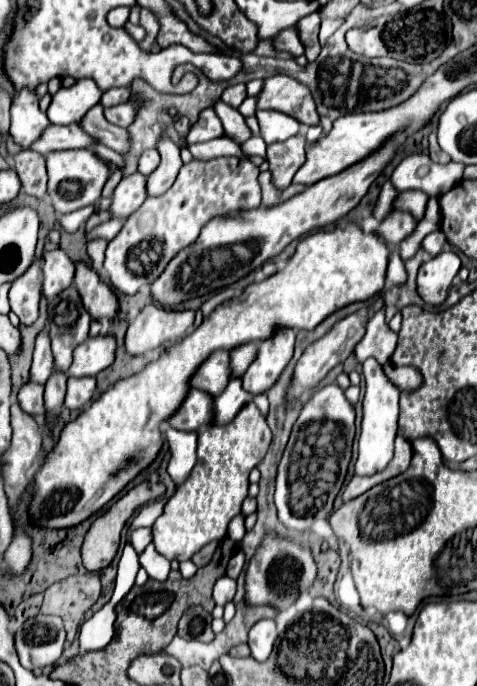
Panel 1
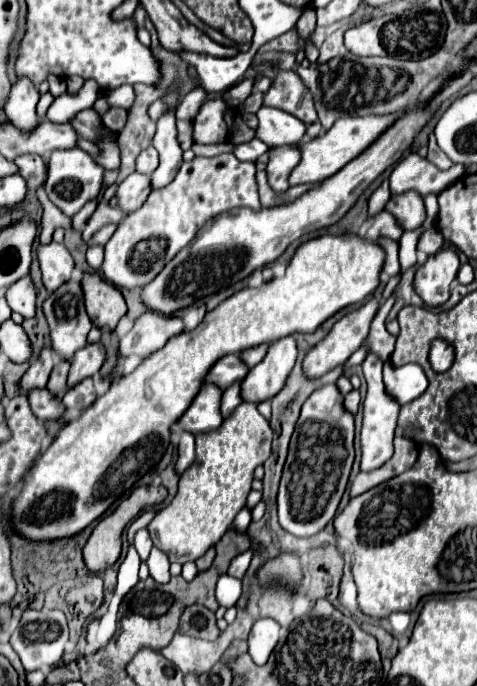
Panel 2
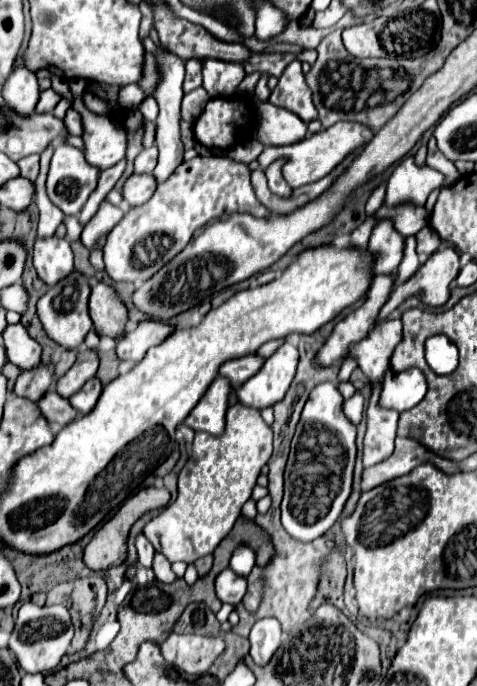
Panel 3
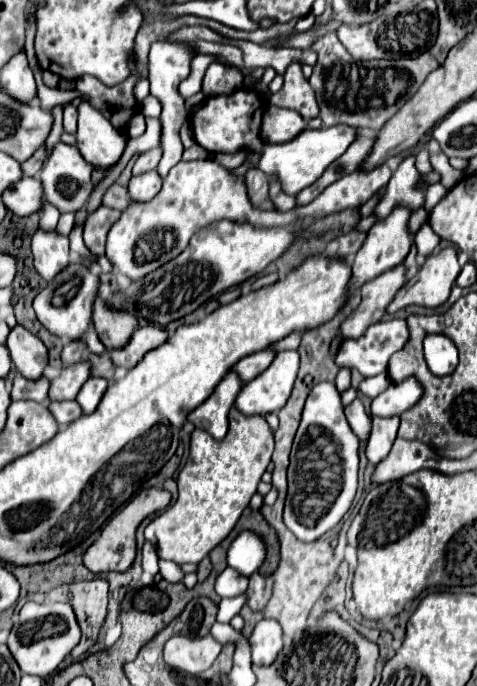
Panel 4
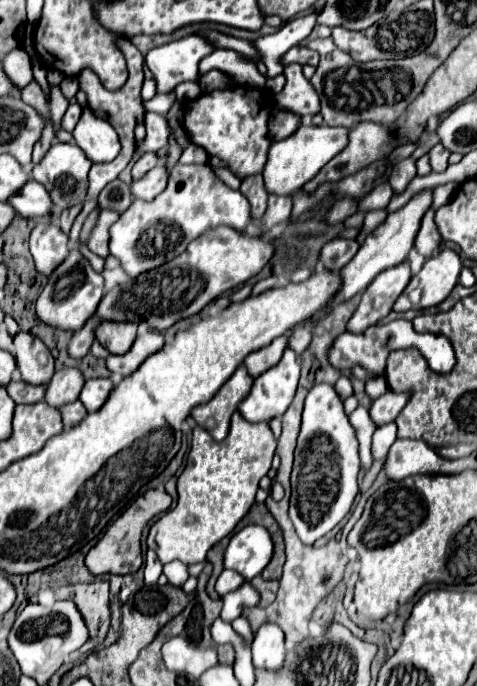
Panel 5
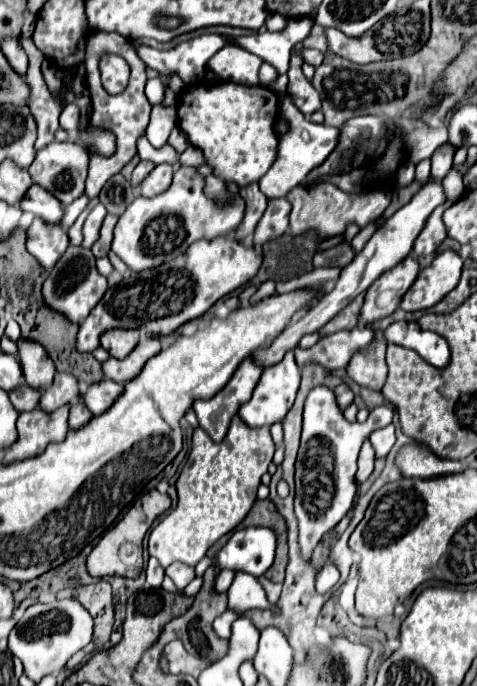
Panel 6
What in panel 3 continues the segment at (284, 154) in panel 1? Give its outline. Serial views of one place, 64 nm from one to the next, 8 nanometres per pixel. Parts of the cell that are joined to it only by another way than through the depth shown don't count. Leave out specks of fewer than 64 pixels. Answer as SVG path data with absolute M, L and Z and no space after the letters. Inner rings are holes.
M276 160L272 162L268 168L266 168L266 178L268 178L268 186L274 194L278 196L284 196L284 198L290 198L292 194L292 188L288 188L284 176L282 176L282 166L284 166L284 160Z

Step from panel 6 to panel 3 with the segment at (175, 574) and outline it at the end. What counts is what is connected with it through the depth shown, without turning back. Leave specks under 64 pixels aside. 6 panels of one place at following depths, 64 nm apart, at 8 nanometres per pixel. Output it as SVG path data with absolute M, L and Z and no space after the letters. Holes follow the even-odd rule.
M156 552L156 554L154 554L152 570L154 570L156 580L160 580L160 582L164 582L164 584L170 584L172 580L176 580L174 572L170 570L170 562L168 562L168 560L166 560L166 558L164 558L160 552Z

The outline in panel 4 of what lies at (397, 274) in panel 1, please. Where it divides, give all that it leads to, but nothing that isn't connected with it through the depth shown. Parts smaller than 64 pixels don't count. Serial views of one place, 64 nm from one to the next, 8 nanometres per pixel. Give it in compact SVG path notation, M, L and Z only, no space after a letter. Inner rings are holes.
M396 208L396 210L392 210L390 216L386 216L384 220L378 220L370 228L364 246L360 248L360 252L352 260L352 280L350 280L350 284L352 284L354 290L360 288L364 282L368 282L368 280L380 276L382 272L392 270L394 266L404 262L404 258L408 256L410 246L412 246L412 234L408 232L408 216L410 216L408 208Z

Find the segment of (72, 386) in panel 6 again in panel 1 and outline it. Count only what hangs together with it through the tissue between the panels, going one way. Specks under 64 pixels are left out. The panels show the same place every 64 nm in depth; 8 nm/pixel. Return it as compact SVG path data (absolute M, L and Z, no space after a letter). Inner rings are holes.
M110 334L88 336L84 344L78 344L74 350L74 362L68 370L70 376L96 376L114 362L116 338Z

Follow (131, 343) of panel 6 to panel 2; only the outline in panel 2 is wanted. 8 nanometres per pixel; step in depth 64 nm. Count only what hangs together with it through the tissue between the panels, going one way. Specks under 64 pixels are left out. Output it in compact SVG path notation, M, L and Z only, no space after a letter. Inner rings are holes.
M84 274L82 288L84 288L86 312L92 324L98 328L114 330L118 320L126 314L122 292L116 290L110 282L106 282L98 274Z

